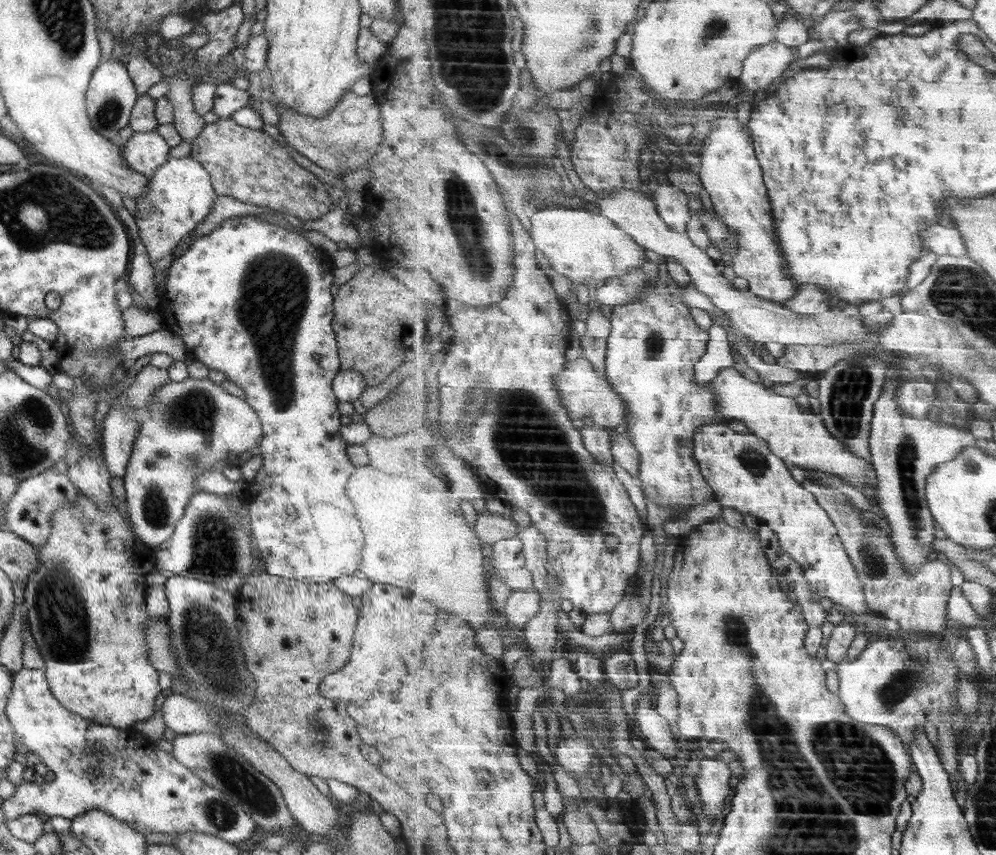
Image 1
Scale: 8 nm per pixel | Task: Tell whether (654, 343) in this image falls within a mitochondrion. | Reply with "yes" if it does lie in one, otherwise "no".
yes

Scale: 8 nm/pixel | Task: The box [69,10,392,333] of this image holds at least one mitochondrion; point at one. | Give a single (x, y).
(109, 112)

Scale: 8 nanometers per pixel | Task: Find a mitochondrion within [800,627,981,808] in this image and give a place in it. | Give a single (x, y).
(903, 684)

